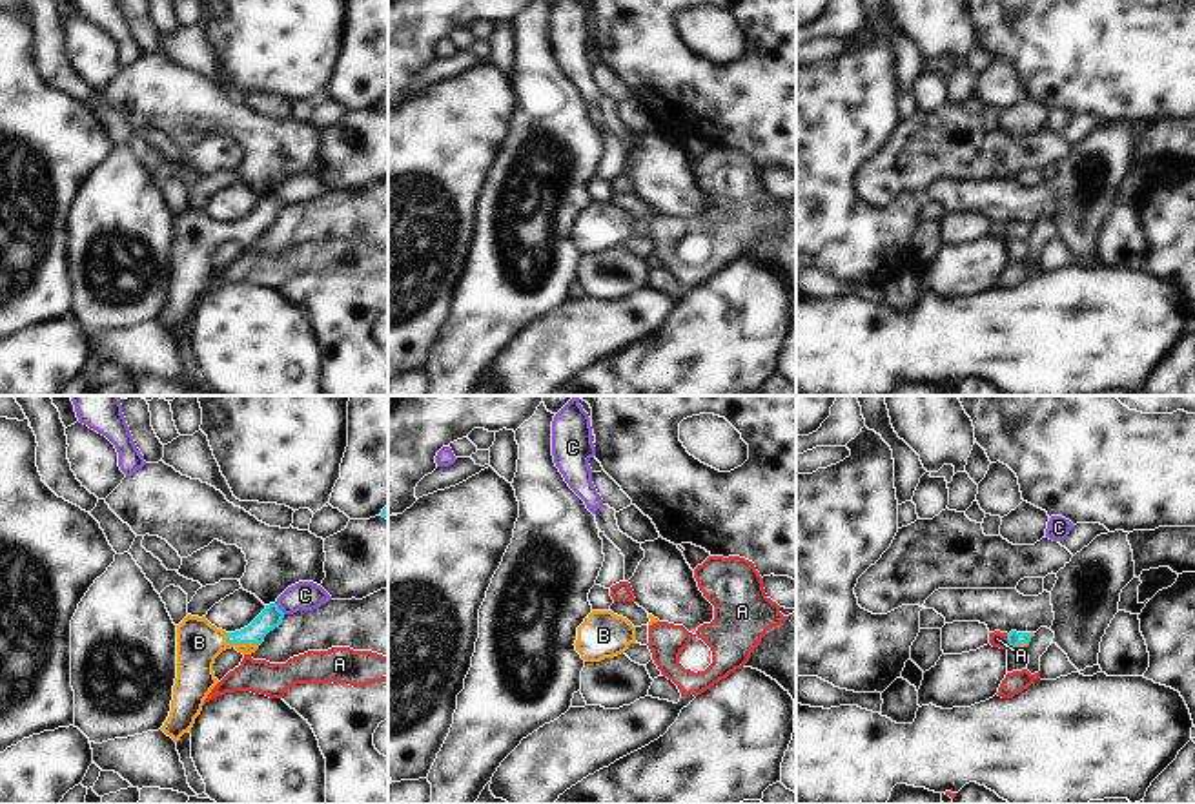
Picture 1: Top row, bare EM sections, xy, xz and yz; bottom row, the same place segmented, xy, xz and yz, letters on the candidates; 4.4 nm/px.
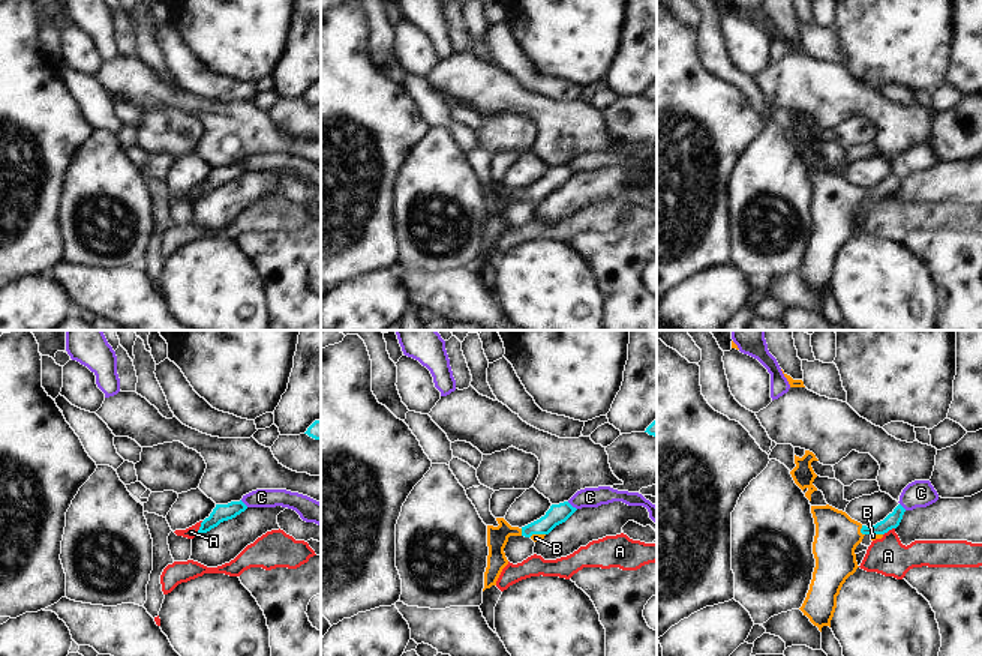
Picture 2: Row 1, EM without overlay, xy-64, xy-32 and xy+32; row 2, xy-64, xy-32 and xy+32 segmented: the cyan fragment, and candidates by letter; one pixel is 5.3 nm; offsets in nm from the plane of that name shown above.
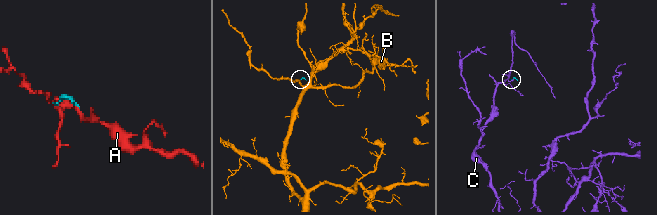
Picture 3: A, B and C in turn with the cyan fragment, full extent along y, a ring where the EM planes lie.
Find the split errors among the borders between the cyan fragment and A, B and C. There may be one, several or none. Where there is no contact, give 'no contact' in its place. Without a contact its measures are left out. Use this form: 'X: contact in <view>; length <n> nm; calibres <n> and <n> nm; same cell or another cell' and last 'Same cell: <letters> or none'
A: contact in yz; length 60 nm; calibres 70 and 70 nm; another cell
B: contact in xy; length 160 nm; calibres 90 and 200 nm; same cell
C: contact in xy; length 70 nm; calibres 90 and 130 nm; another cell
Same cell: B

